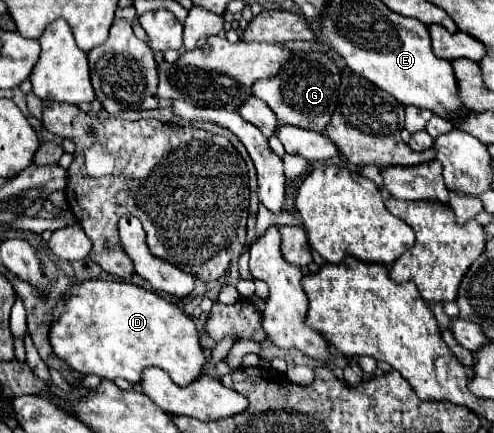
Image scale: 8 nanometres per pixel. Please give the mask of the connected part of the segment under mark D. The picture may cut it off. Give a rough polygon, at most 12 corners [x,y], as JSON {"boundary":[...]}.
{"boundary":[[123,281],[71,285],[53,353],[83,375],[185,387],[205,365],[195,323]]}

